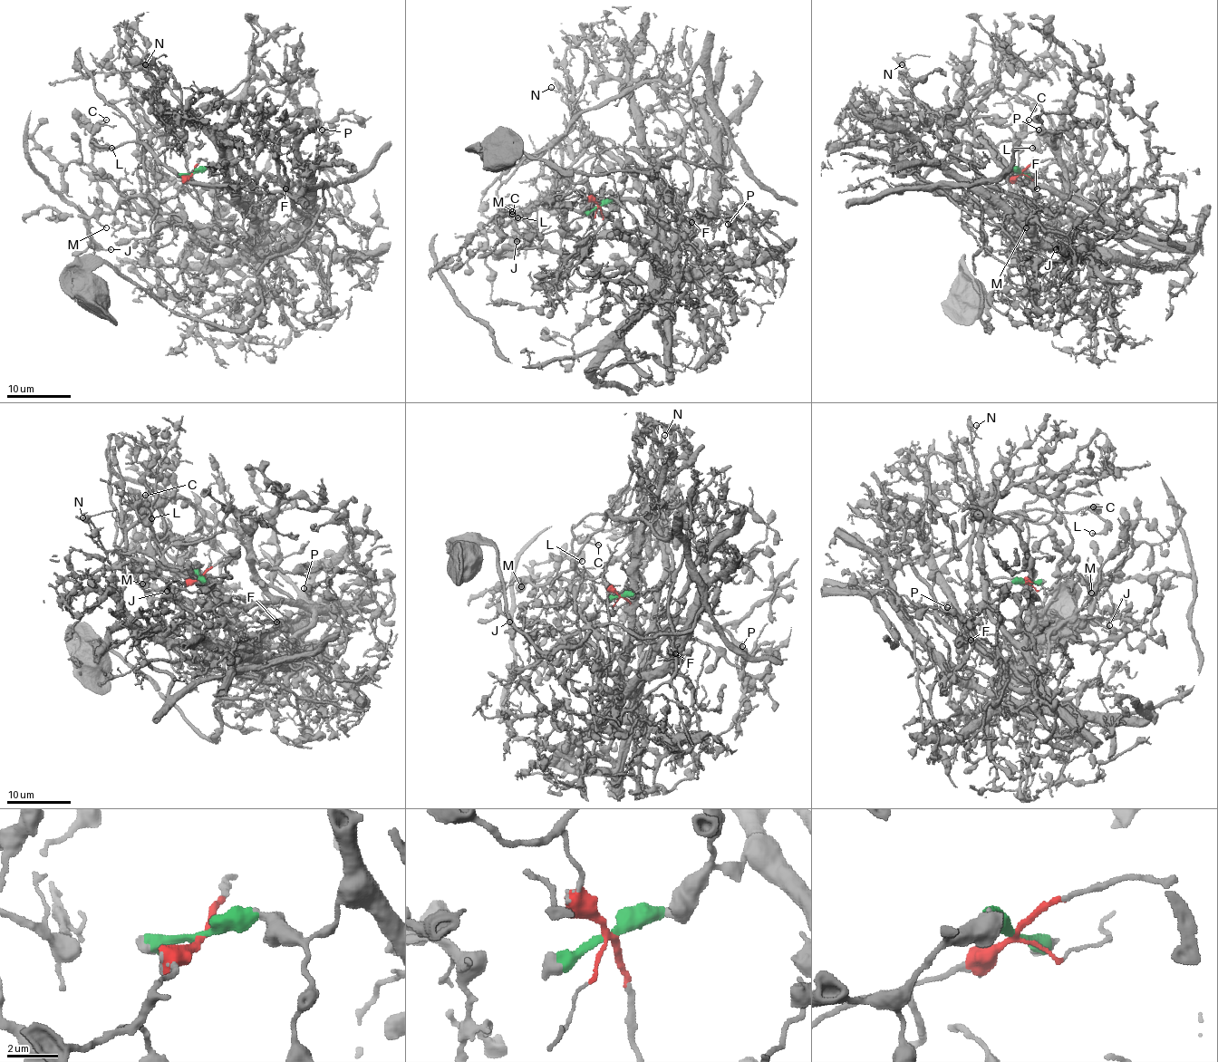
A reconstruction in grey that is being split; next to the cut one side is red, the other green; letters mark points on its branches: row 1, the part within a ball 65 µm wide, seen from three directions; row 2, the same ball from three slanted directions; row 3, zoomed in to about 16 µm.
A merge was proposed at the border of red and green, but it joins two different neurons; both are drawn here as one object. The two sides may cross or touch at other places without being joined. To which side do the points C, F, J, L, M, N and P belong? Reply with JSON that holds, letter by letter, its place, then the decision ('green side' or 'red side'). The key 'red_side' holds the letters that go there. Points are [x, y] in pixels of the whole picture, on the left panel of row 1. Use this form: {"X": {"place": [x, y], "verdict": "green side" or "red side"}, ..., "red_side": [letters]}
{"C": {"place": [106, 120], "verdict": "red side"}, "F": {"place": [285, 188], "verdict": "green side"}, "J": {"place": [111, 249], "verdict": "green side"}, "L": {"place": [111, 148], "verdict": "red side"}, "M": {"place": [106, 227], "verdict": "green side"}, "N": {"place": [145, 64], "verdict": "green side"}, "P": {"place": [322, 130], "verdict": "green side"}, "red_side": ["C", "L"]}

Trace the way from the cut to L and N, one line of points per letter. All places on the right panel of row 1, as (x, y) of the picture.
L: (1020, 173), (995, 188), (991, 200), (964, 142), (995, 147), (1032, 140), (1032, 147)
N: (1020, 173), (1010, 169), (1005, 175), (1000, 155), (966, 128), (935, 121), (914, 99), (902, 63)

